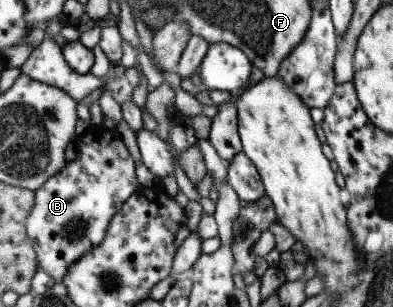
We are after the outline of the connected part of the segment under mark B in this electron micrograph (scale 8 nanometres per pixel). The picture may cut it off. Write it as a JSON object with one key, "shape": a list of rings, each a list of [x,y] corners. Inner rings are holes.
{"shape":[[[102,130],[96,140],[82,144],[76,158],[66,161],[54,176],[46,179],[40,188],[33,192],[33,203],[25,218],[24,228],[30,244],[33,246],[37,264],[46,271],[55,282],[61,282],[66,267],[82,256],[90,247],[101,243],[106,234],[106,227],[114,212],[134,192],[135,164],[124,147],[122,140],[114,130]]]}

